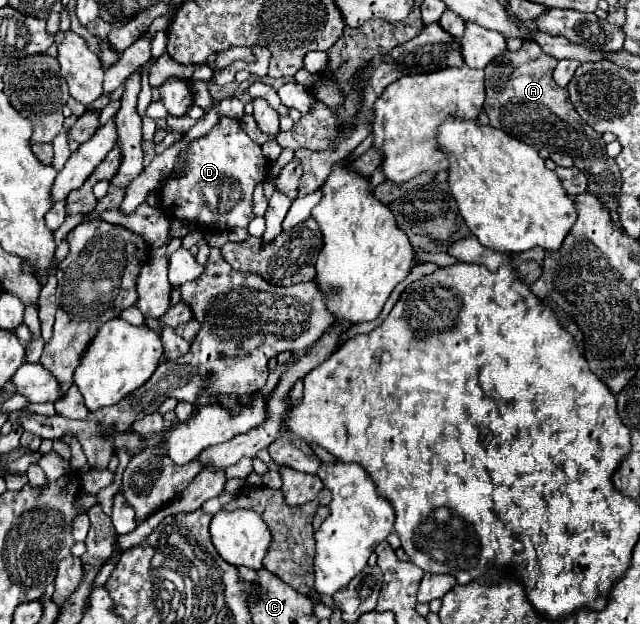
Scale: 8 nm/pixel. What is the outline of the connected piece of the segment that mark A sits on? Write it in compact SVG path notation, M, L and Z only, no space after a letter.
M523 41L519 51L507 51L505 55L493 59L485 67L485 111L489 115L489 123L505 133L511 133L515 139L541 149L541 145L549 151L567 153L575 167L585 173L589 187L587 191L597 195L603 201L603 207L609 211L613 219L613 227L621 227L617 215L617 197L621 193L621 173L615 163L605 153L605 143L601 133L593 131L573 109L569 103L567 89L557 87L553 81L553 69L557 59L545 55L537 43Z

